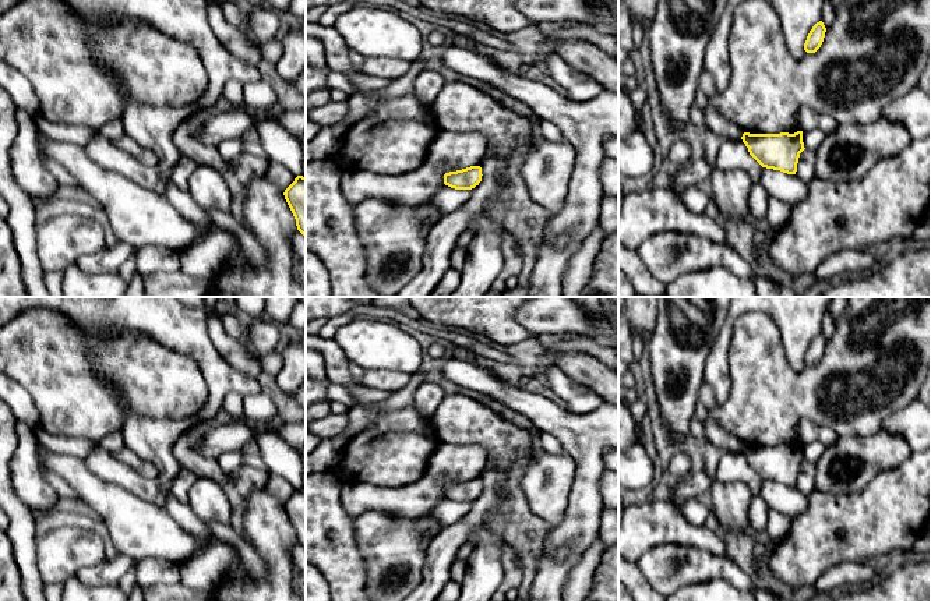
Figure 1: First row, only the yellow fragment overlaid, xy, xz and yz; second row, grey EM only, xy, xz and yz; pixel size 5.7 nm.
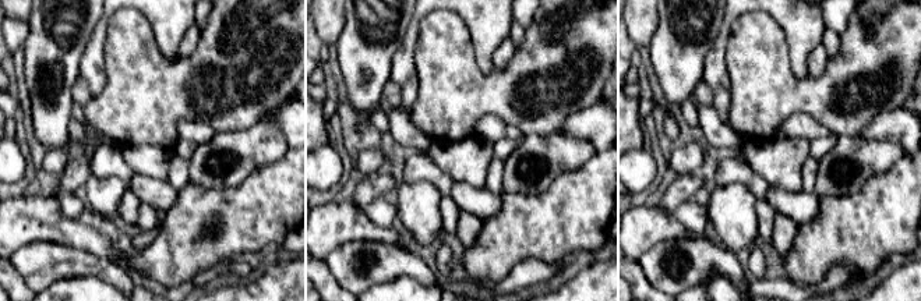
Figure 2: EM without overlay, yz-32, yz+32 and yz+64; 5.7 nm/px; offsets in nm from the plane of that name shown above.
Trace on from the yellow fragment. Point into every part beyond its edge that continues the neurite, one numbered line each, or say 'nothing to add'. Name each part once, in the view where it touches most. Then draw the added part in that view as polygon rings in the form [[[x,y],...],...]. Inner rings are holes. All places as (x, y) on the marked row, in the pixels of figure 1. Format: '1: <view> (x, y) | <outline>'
nothing to add

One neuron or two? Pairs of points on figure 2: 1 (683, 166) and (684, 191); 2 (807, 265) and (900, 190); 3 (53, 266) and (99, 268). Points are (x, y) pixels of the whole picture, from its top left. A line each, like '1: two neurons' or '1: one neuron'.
1: two neurons
2: one neuron
3: one neuron

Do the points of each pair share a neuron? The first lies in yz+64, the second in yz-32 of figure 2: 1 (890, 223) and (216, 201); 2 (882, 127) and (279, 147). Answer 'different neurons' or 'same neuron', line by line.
1: same neuron
2: different neurons

